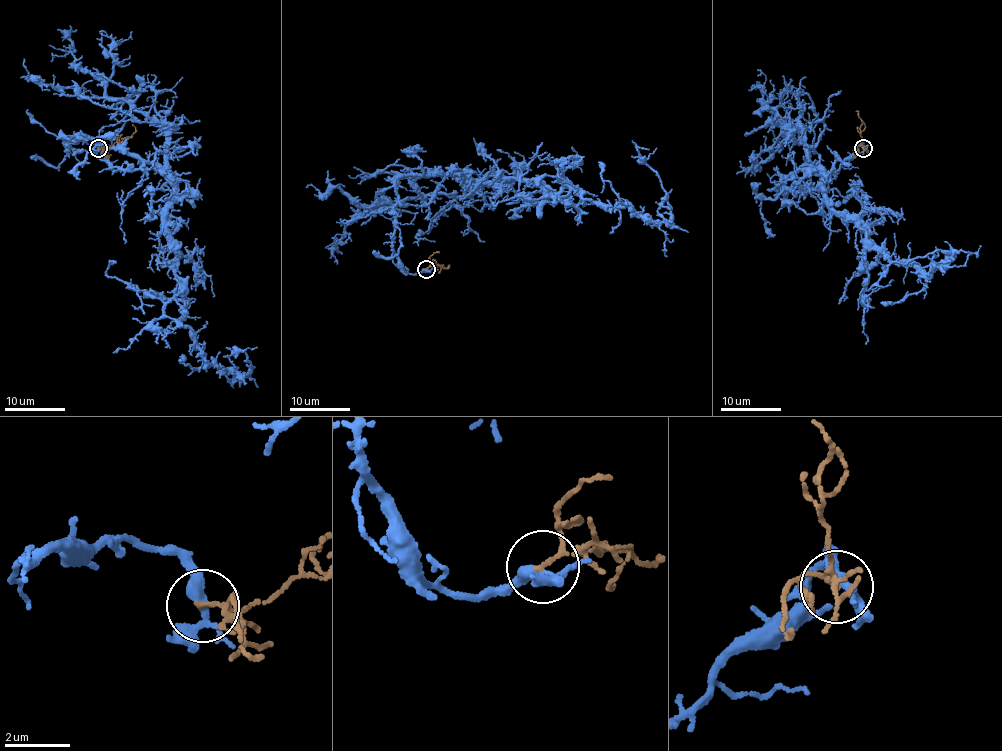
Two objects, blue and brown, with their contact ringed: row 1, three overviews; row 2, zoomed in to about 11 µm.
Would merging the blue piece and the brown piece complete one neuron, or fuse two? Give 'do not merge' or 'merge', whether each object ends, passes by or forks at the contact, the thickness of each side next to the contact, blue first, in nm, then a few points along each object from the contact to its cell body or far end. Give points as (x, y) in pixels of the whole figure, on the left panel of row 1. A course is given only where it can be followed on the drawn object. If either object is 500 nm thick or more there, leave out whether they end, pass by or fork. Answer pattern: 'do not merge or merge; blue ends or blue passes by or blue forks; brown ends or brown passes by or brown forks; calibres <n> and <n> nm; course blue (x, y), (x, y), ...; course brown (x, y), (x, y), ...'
do not merge; blue forks; brown passes by; calibres 260 and 100 nm; course blue (98, 146), (66, 140), (164, 170), (179, 319), (205, 363), (253, 367), (238, 351), (235, 367); course brown (98, 148), (106, 149), (132, 135), (133, 124)

